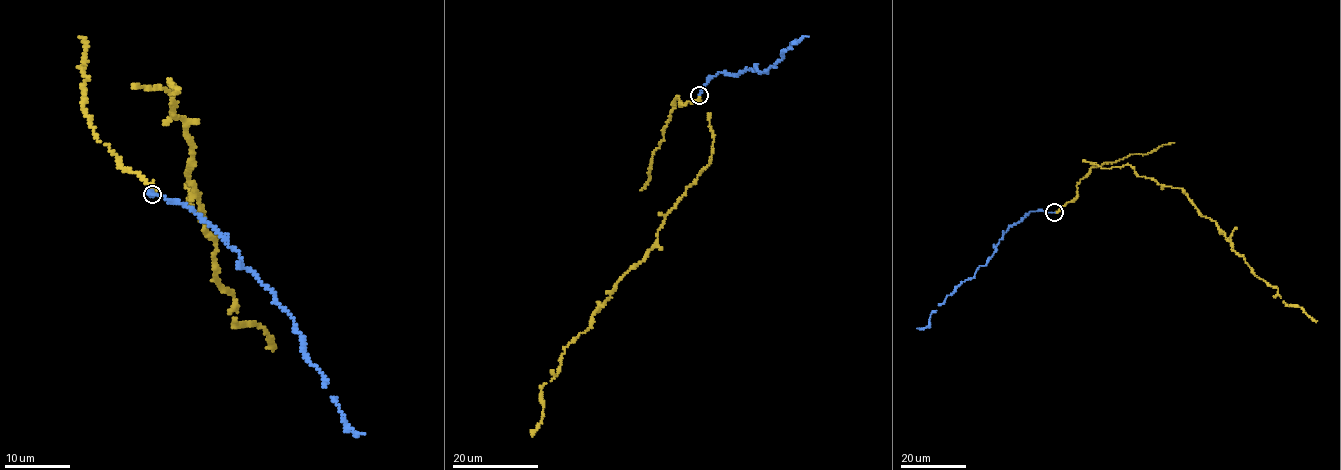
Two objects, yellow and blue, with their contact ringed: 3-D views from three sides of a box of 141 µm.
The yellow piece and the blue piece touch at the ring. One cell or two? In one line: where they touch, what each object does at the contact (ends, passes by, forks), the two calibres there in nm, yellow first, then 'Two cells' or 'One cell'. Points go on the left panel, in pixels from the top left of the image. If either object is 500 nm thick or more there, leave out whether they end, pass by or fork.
Place: (152, 194). At the ring yellow ends. At the ring blue ends. Thickness 180 nm (yellow) against 190 nm. One cell

